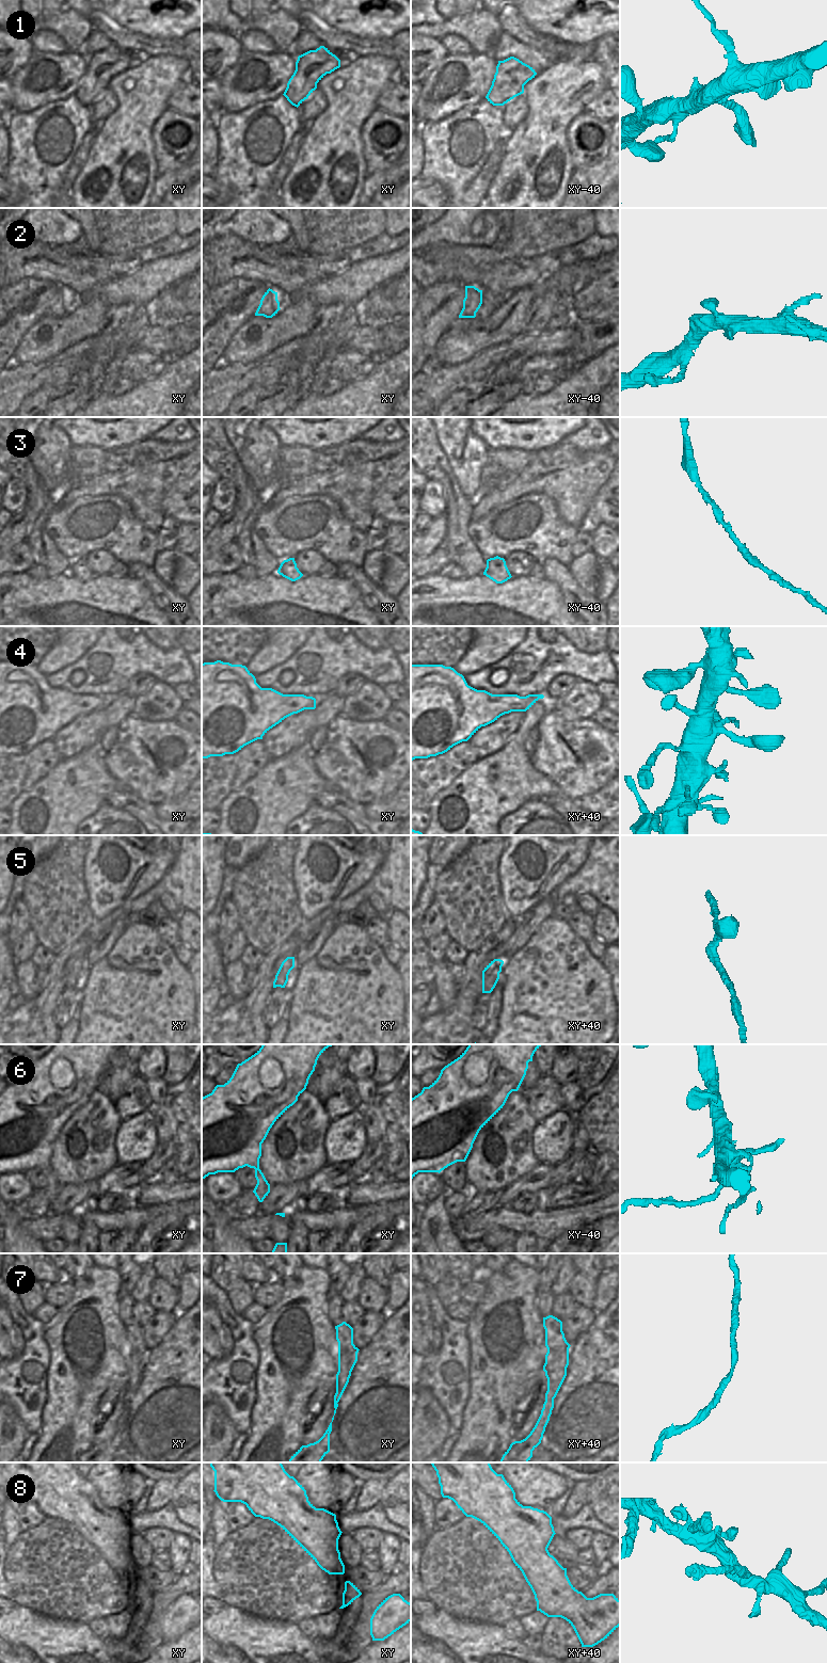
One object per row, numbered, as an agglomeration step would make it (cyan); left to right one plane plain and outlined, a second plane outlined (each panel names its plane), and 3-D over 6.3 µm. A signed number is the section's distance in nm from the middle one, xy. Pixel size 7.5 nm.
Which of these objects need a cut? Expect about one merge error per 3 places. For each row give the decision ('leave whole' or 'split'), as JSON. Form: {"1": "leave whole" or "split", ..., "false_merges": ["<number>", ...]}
{"1": "leave whole", "2": "leave whole", "3": "leave whole", "4": "leave whole", "5": "leave whole", "6": "split", "7": "leave whole", "8": "leave whole", "false_merges": ["6"]}

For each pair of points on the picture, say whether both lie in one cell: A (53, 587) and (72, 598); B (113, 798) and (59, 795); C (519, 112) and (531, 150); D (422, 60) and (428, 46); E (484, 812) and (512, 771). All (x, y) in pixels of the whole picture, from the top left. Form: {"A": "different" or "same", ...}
{"A": "same", "B": "different", "C": "different", "D": "same", "E": "same"}

